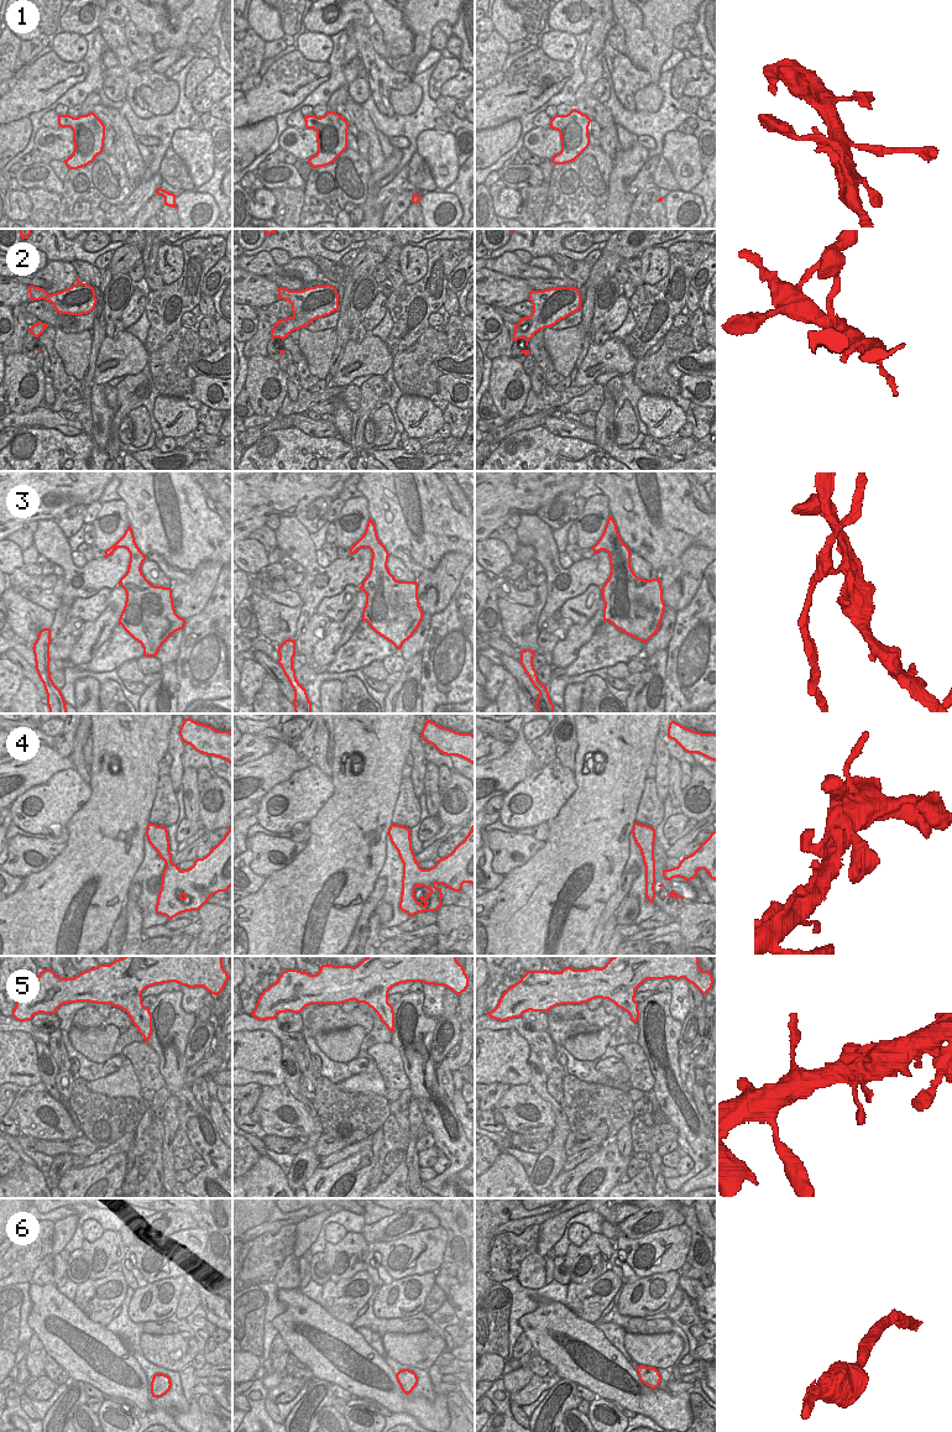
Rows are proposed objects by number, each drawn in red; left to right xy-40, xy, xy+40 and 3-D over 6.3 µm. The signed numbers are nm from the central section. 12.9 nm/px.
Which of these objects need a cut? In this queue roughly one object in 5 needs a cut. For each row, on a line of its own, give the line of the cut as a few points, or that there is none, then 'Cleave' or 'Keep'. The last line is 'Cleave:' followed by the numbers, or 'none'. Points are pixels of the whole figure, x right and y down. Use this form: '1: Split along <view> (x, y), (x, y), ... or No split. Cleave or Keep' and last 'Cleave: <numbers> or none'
1: No split. Keep
2: No split. Keep
3: Split along xy (357, 549), (350, 550). Cleave
4: No split. Keep
5: No split. Keep
6: No split. Keep
Cleave: 3

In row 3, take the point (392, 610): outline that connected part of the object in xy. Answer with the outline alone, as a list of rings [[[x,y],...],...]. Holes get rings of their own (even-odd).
[[[371,518],[363,535],[350,550],[361,548],[368,548],[372,553],[370,573],[359,587],[366,594],[362,621],[398,650],[423,620],[417,579],[399,581],[389,573],[387,568],[389,553],[380,542]]]

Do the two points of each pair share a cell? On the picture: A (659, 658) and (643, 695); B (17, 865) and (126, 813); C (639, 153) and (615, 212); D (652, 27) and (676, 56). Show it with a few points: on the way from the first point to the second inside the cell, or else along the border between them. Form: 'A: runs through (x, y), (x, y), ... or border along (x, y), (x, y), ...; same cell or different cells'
A: runs through (657, 667), (642, 686); same cell
B: border along (66, 843), (66, 847), (47, 867); different cells
C: runs through (624, 168), (617, 176), (617, 197); same cell
D: border along (673, 47), (673, 52), (662, 66), (660, 72); different cells

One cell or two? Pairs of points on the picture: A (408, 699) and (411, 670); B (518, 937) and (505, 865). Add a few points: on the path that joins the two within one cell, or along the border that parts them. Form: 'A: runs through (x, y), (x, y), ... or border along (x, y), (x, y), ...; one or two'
A: runs through (408, 691), (411, 678); one
B: border along (531, 857), (505, 876); two

